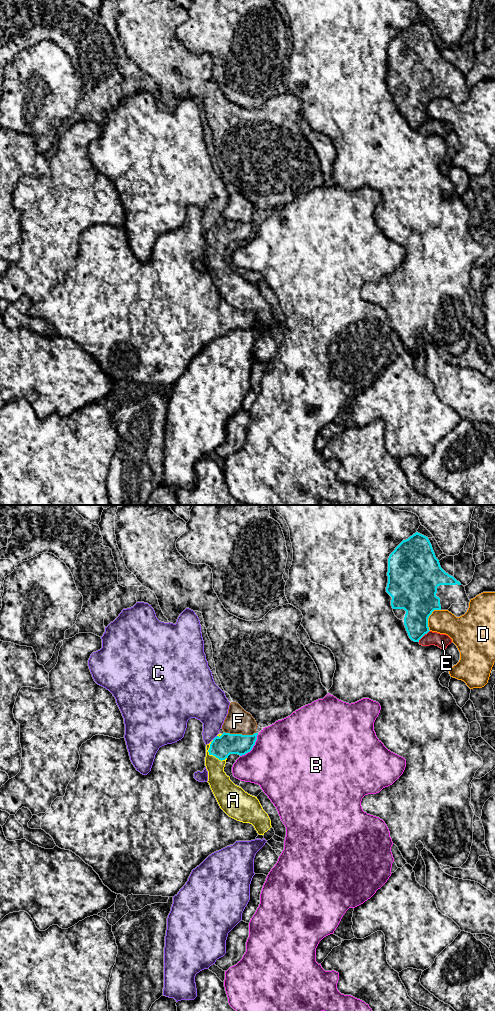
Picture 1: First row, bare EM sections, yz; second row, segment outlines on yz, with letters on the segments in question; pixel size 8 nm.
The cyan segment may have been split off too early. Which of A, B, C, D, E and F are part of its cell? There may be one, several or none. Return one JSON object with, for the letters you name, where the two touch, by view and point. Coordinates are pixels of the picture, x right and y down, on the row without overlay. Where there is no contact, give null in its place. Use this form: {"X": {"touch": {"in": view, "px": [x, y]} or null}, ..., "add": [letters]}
{"A": {"touch": {"in": "yz", "px": [211, 242]}}, "add": ["A"]}

